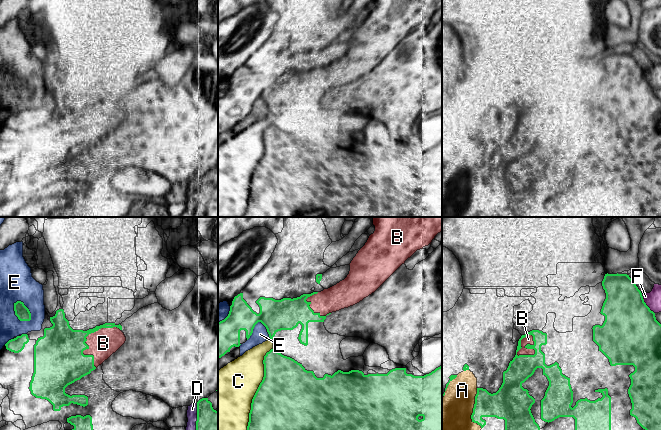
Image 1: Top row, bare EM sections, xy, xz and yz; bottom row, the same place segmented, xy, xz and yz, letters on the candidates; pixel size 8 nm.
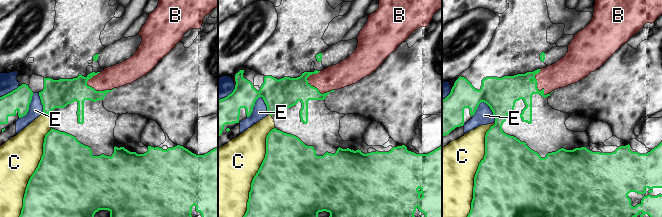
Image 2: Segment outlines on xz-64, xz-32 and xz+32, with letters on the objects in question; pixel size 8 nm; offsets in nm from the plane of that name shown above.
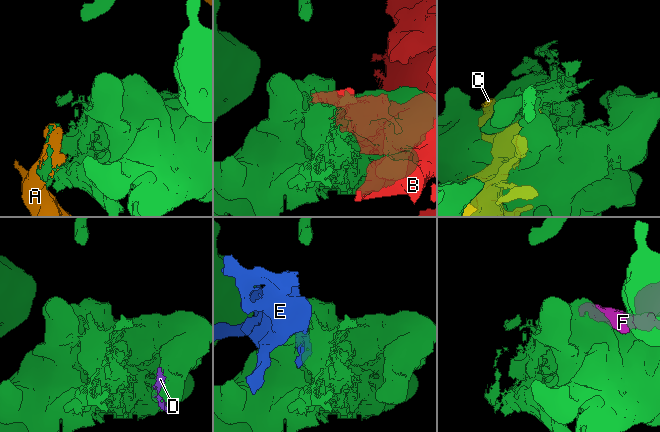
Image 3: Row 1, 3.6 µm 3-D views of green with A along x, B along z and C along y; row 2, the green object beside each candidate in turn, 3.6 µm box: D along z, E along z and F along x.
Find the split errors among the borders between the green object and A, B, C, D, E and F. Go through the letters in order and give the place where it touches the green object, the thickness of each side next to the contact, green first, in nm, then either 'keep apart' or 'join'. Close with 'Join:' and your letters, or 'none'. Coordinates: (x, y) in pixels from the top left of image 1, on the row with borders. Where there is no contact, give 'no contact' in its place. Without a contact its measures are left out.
A: yz (473, 409) | 240/280 nm | keep apart
B: xy (86, 339) | 380/220 nm | keep apart
C: xz (258, 388) | 500/400 nm | keep apart
D: xy (197, 416) | 180/80 nm | keep apart
E: xy (28, 309) | 110/280 nm | keep apart
F: yz (645, 304) | 460/130 nm | keep apart
Join: none

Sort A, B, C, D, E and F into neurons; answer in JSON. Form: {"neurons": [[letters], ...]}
{"neurons": [["A"], ["B", "F"], ["C"], ["D", "E"]]}

